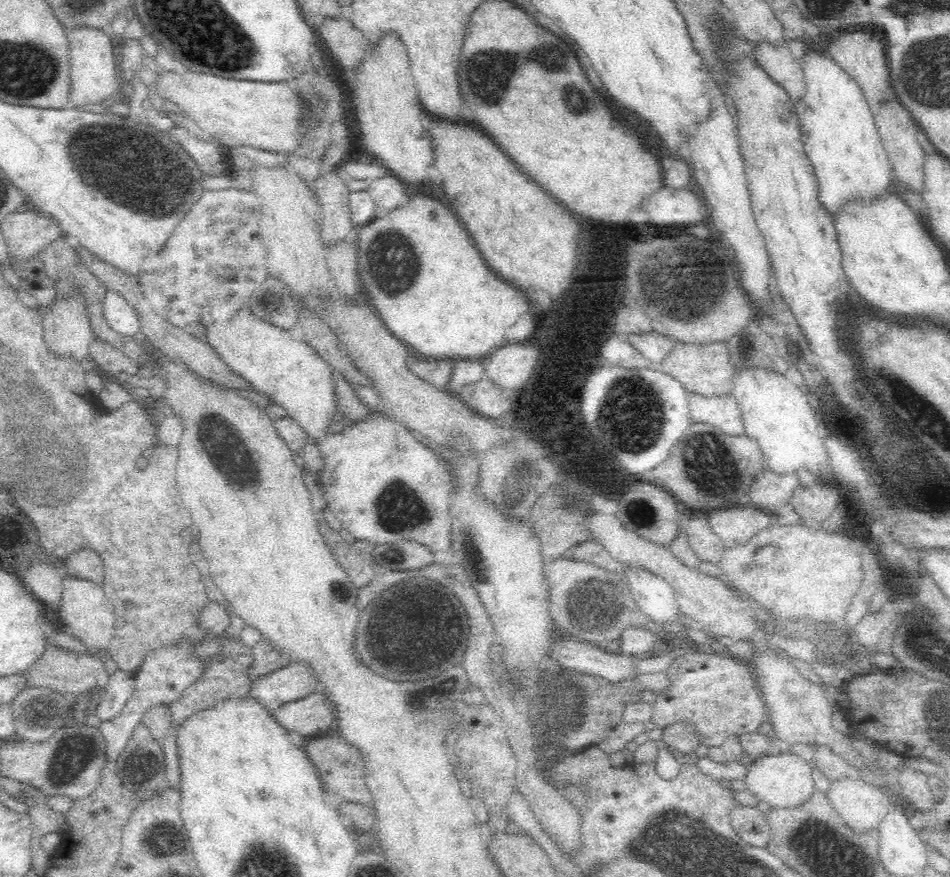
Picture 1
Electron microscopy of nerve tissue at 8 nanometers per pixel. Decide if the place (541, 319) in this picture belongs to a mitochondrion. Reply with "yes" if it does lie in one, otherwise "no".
no

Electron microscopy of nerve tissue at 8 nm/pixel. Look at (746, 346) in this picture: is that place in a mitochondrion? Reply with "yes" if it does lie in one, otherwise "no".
no

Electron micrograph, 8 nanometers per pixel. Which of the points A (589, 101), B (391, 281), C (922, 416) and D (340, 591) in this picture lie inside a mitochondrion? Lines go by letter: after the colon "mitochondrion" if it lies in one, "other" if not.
A: mitochondrion
B: mitochondrion
C: mitochondrion
D: other

